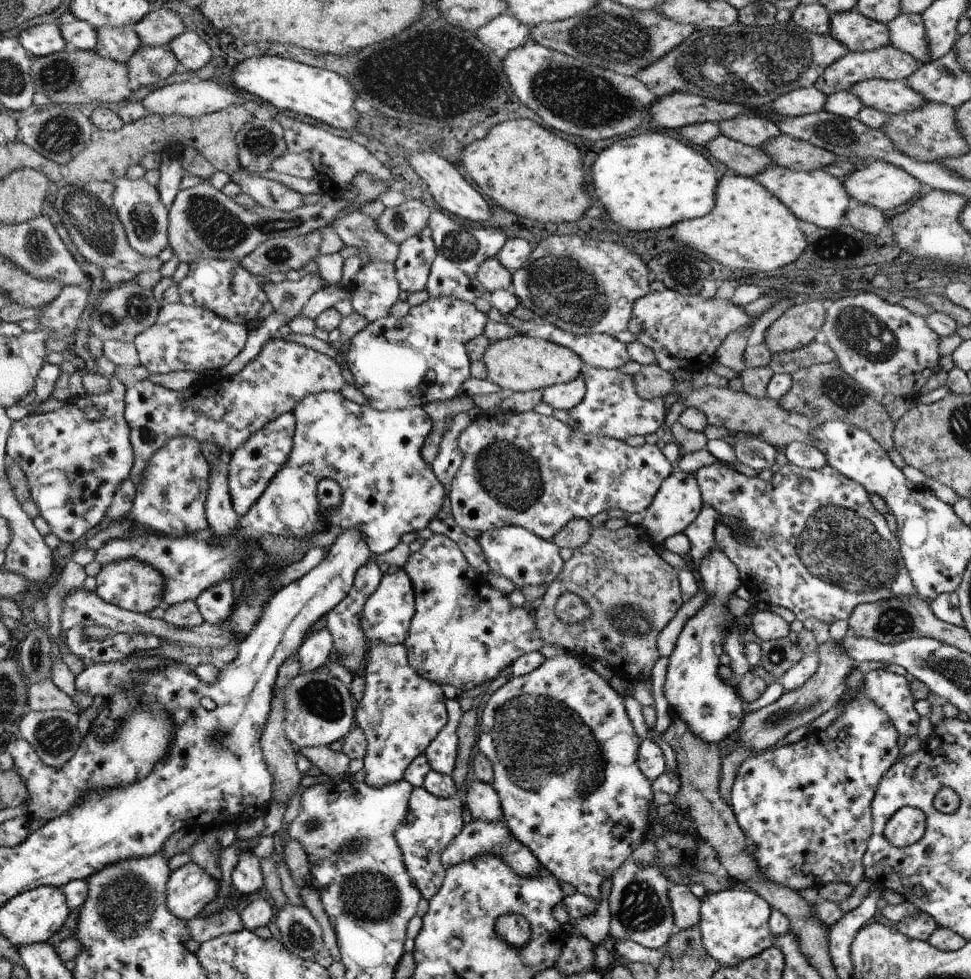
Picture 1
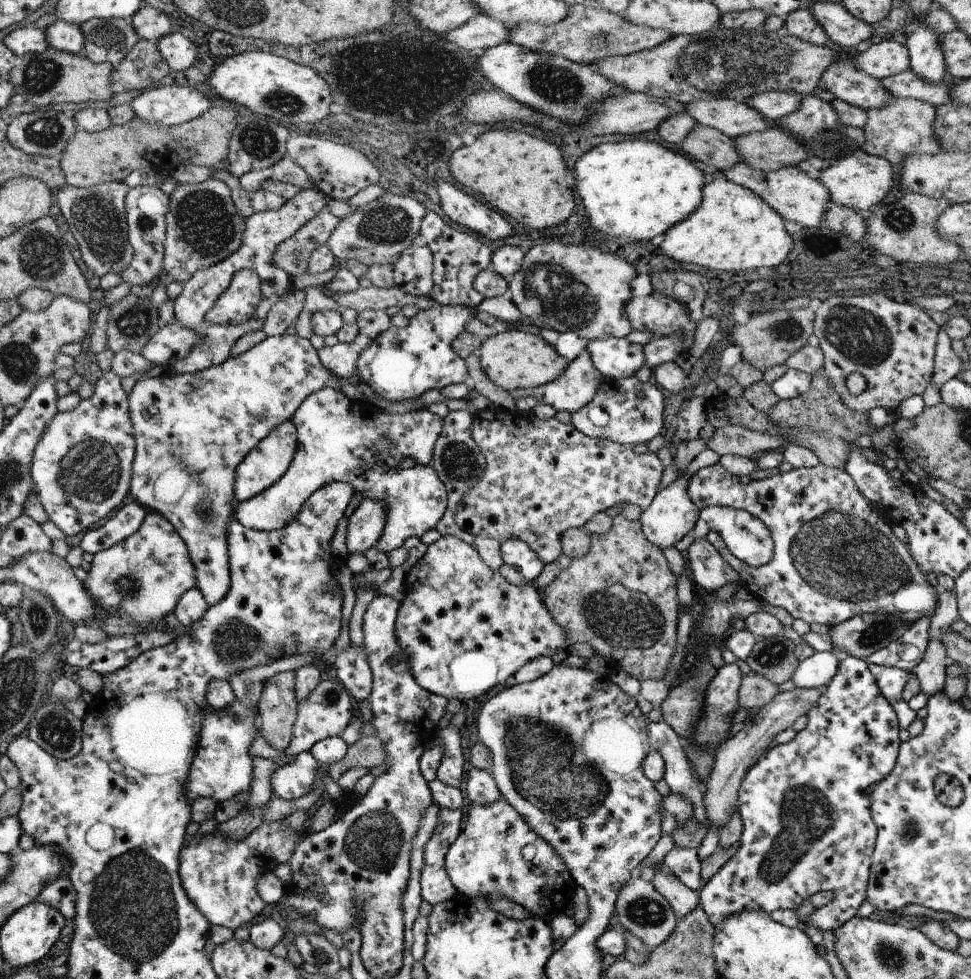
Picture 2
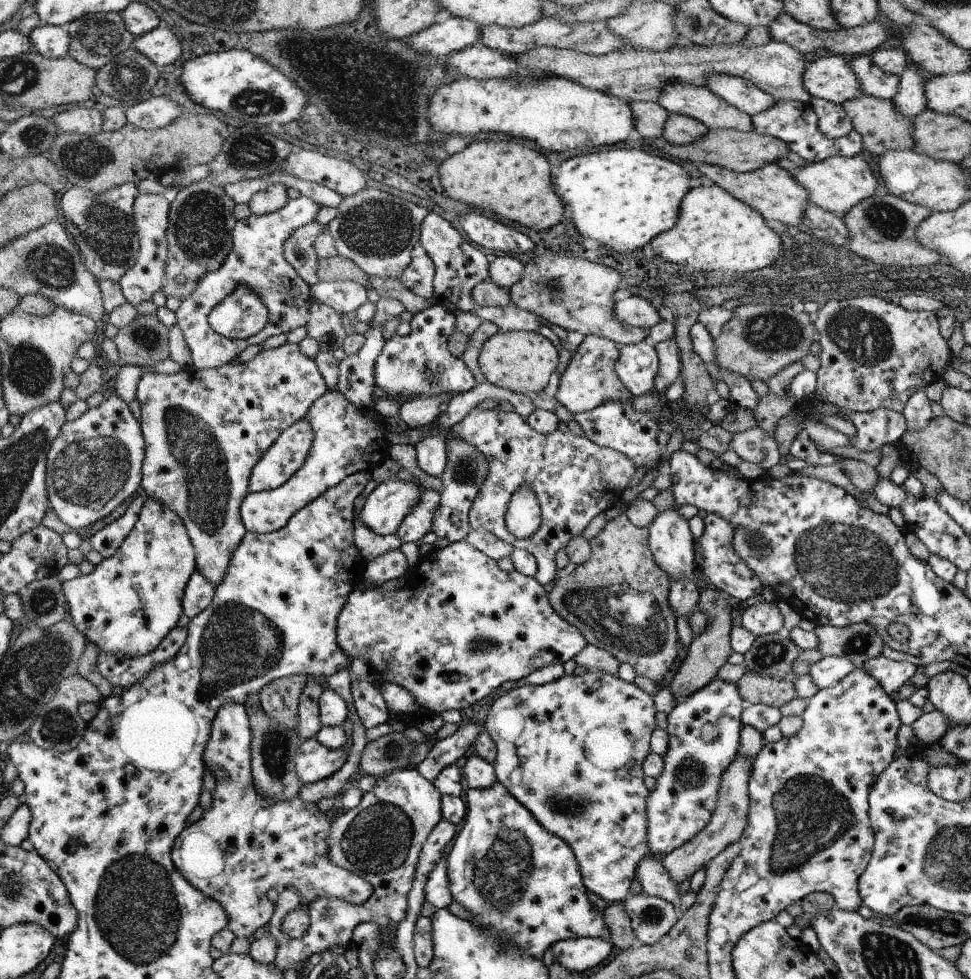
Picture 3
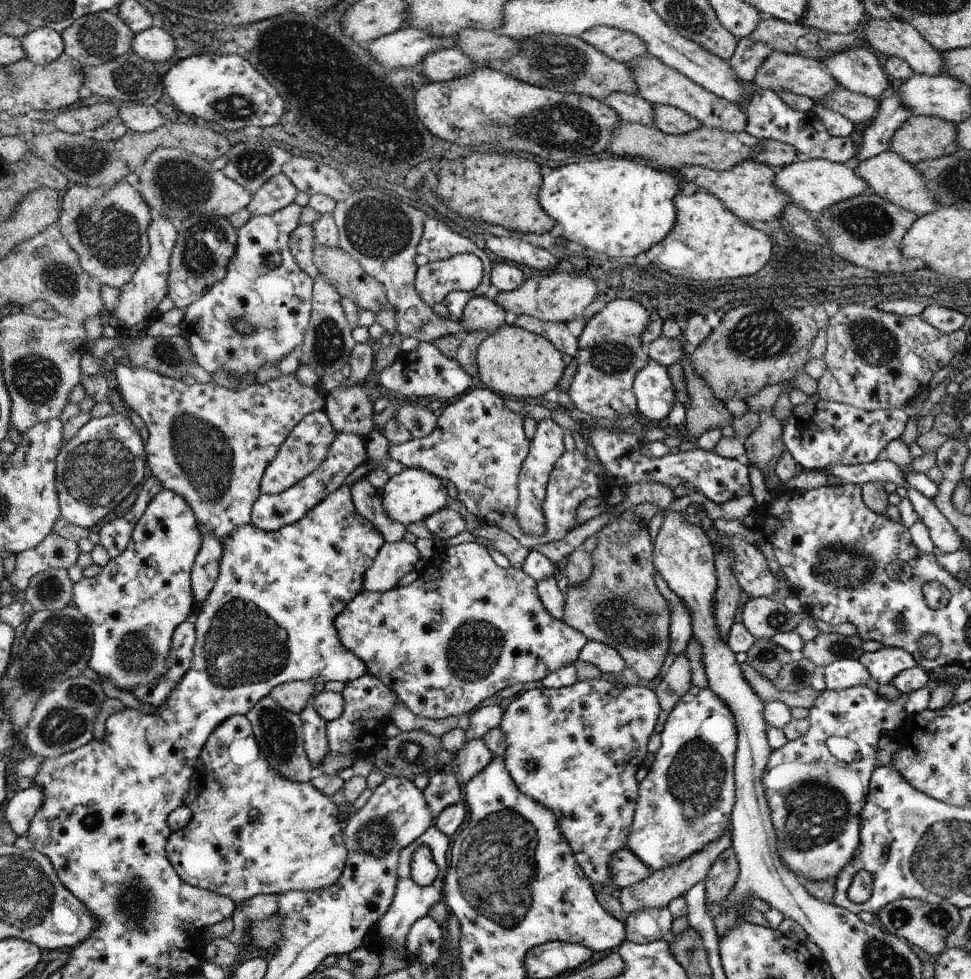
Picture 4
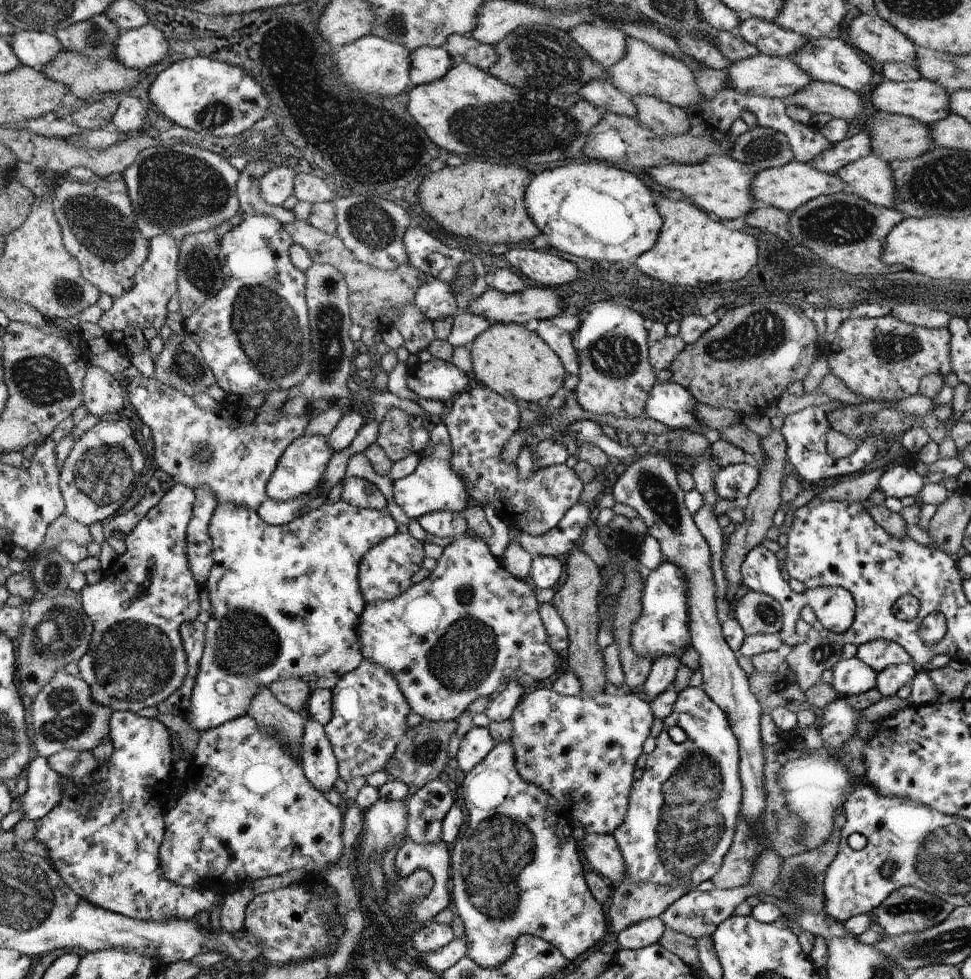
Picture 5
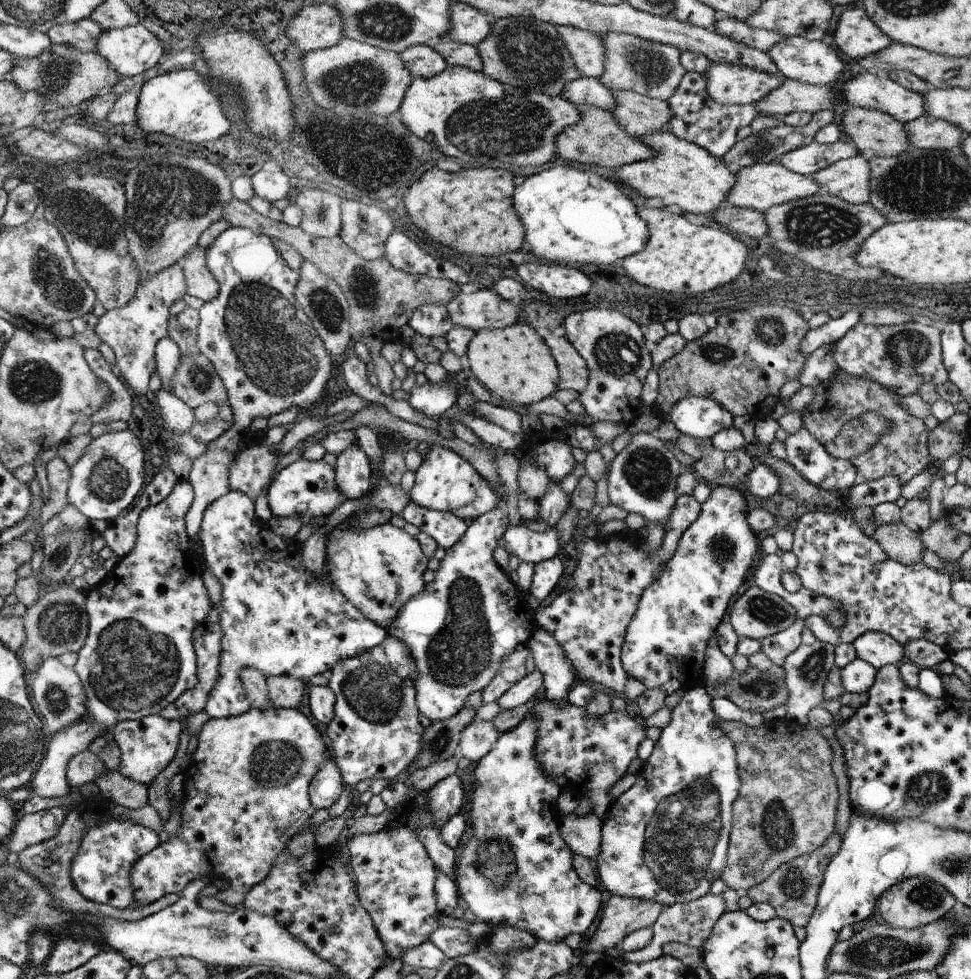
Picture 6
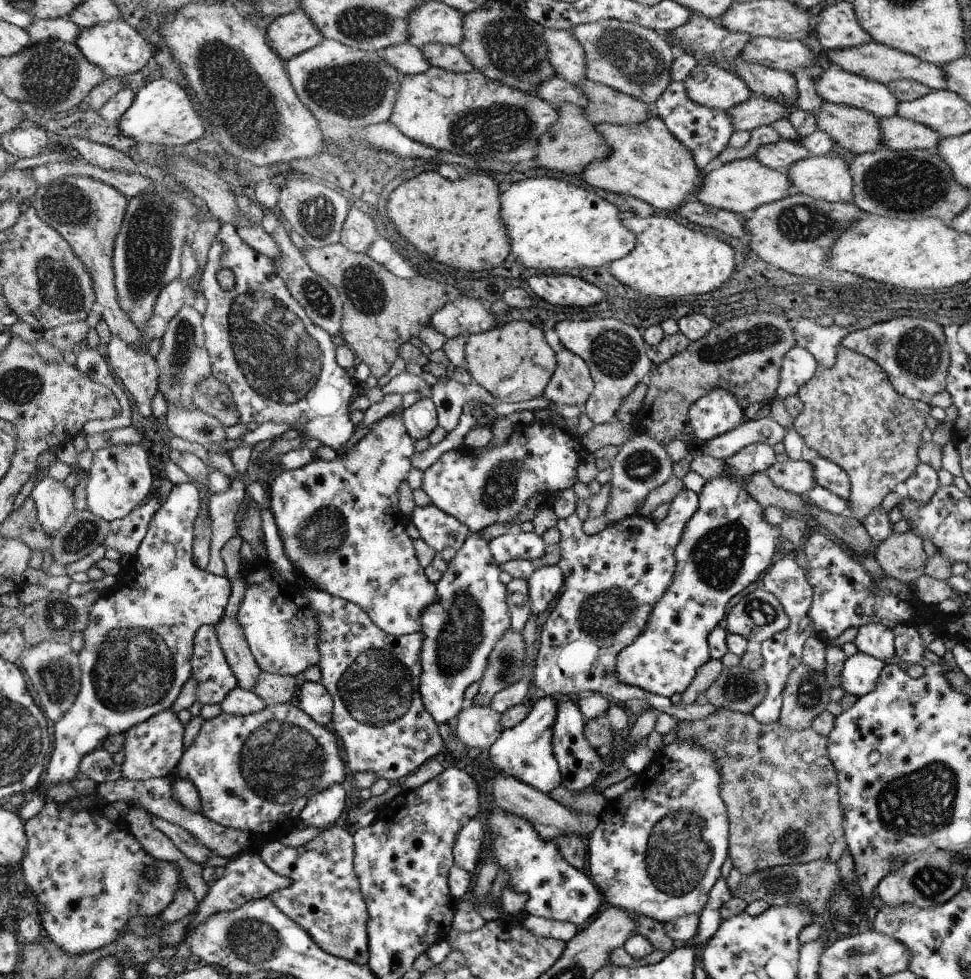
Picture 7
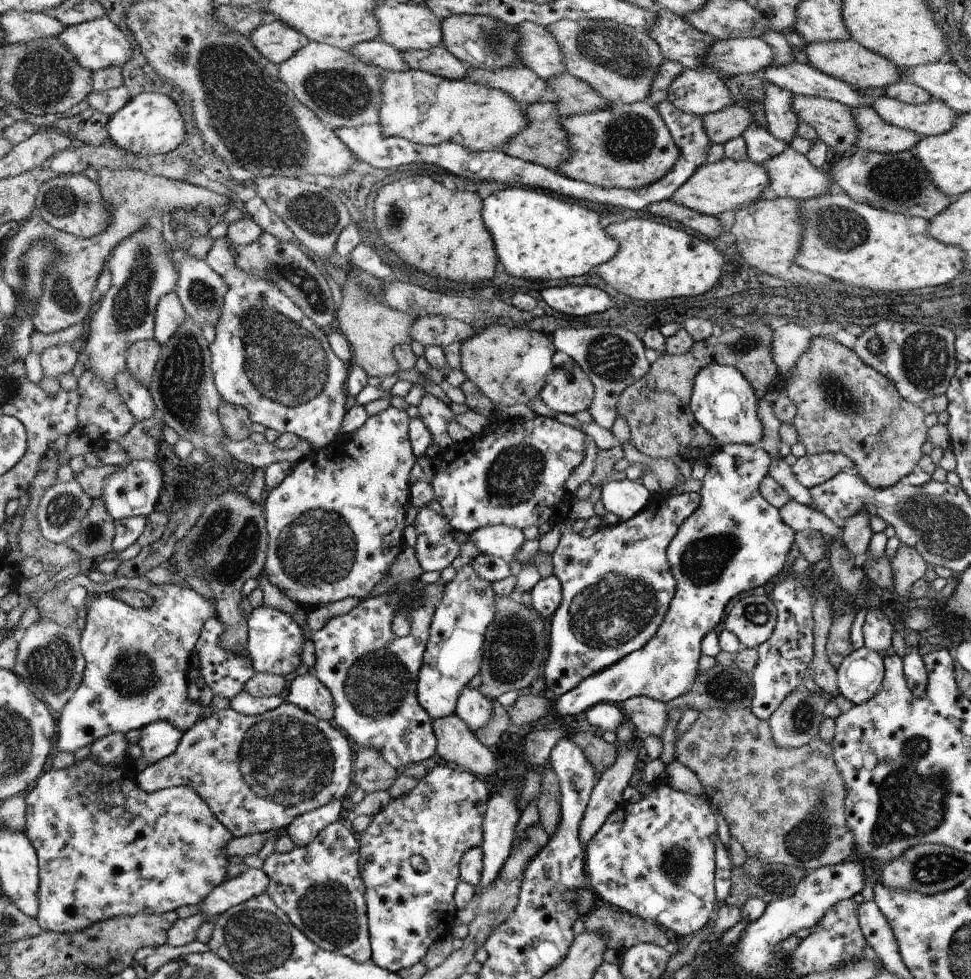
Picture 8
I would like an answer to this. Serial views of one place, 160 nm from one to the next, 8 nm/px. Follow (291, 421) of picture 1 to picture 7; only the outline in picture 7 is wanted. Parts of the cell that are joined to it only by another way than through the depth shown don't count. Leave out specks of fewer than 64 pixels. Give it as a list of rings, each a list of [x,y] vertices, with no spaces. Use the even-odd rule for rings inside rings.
[[[390,413],[388,416],[382,417],[382,419],[371,424],[369,432],[351,448],[348,458],[337,456],[328,461],[314,458],[314,460],[302,465],[300,468],[282,471],[282,474],[273,478],[273,481],[268,482],[266,485],[268,507],[273,514],[280,540],[282,540],[284,556],[293,564],[295,574],[300,574],[300,576],[311,580],[316,589],[329,592],[332,596],[343,598],[348,602],[363,607],[371,615],[372,622],[375,622],[376,626],[379,626],[383,631],[387,631],[389,635],[394,635],[394,637],[420,633],[423,629],[423,612],[437,597],[437,582],[432,582],[432,578],[428,578],[428,566],[426,568],[420,566],[416,558],[414,542],[408,538],[406,529],[402,526],[402,522],[398,520],[399,486],[402,485],[402,480],[406,480],[406,476],[411,472],[412,454],[414,454],[414,444],[412,444],[406,429],[406,424],[402,424],[401,415]]]

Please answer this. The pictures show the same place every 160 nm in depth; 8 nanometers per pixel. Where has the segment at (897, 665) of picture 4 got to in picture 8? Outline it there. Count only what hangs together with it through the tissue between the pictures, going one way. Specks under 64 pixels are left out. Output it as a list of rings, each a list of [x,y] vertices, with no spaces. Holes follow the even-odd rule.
[[[869,608],[864,622],[865,646],[876,652],[886,652],[892,647],[894,628],[880,608]]]

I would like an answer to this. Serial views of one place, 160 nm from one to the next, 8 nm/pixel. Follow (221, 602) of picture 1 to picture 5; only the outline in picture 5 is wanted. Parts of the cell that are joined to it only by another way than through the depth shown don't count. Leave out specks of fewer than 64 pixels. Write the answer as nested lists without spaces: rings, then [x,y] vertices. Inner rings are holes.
[[[130,372],[130,383],[128,392],[126,396],[130,398],[130,402],[132,406],[136,409],[136,412],[139,414],[139,417],[143,421],[143,424],[148,425],[152,433],[152,438],[155,444],[155,460],[160,466],[160,469],[164,470],[172,476],[173,481],[175,483],[182,483],[186,486],[189,486],[192,490],[199,489],[200,485],[208,485],[210,490],[213,490],[213,493],[217,496],[217,506],[220,503],[232,503],[236,506],[242,505],[248,509],[254,509],[258,511],[260,505],[263,504],[264,501],[267,500],[267,484],[268,481],[271,480],[272,476],[274,476],[274,472],[276,468],[278,468],[278,464],[280,460],[282,460],[283,454],[286,452],[288,448],[291,446],[291,442],[295,441],[298,437],[302,437],[304,434],[304,430],[310,420],[310,418],[304,414],[296,417],[281,417],[282,408],[276,410],[270,410],[268,412],[264,412],[261,410],[260,406],[251,406],[246,402],[239,402],[236,405],[229,405],[227,402],[222,402],[220,407],[220,412],[215,414],[214,412],[208,412],[205,410],[200,410],[198,406],[194,403],[194,398],[192,396],[185,395],[184,393],[176,390],[174,387],[165,385],[160,381],[154,379],[147,379],[143,376]]]

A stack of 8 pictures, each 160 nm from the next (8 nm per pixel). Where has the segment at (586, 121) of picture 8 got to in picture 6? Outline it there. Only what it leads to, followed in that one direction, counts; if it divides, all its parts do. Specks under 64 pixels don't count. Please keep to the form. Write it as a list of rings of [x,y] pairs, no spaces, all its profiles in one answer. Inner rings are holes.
[[[662,129],[657,133],[650,133],[638,137],[647,147],[653,150],[653,155],[648,160],[641,160],[627,165],[619,166],[615,170],[614,179],[622,185],[633,188],[646,199],[660,198],[665,208],[675,206],[677,211],[690,214],[712,214],[719,209],[720,203],[725,200],[732,185],[735,184],[735,174],[712,153],[699,147],[693,142],[678,138],[669,129]]]

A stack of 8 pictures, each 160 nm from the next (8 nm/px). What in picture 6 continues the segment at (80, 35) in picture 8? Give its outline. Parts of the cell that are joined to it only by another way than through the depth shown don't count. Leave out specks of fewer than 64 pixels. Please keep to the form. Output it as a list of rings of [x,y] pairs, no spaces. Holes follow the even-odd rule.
[[[128,25],[104,31],[94,52],[102,55],[120,76],[135,77],[158,62],[162,44],[144,26]]]

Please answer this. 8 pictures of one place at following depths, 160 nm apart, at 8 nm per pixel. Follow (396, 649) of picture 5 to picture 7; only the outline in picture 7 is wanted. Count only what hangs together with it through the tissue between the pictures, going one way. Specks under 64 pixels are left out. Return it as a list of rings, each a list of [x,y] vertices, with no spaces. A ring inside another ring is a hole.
[[[471,533],[448,563],[447,570],[436,583],[436,600],[423,612],[422,685],[420,695],[427,712],[437,724],[452,723],[467,703],[465,693],[468,686],[480,682],[488,666],[488,656],[494,644],[511,626],[511,616],[507,605],[507,588],[498,579],[501,570],[494,560],[488,541]]]

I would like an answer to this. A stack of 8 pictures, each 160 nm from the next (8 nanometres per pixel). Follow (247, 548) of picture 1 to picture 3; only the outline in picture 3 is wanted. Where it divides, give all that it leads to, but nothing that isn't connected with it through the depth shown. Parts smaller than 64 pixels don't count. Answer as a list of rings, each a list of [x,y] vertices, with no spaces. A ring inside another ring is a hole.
[[[328,389],[311,406],[307,419],[315,431],[315,440],[306,462],[282,486],[271,491],[248,493],[242,504],[242,519],[247,532],[266,534],[282,529],[294,514],[338,485],[344,477],[350,477],[362,469],[372,470],[390,457],[392,442],[403,442],[402,435],[388,431],[383,418],[380,422],[375,413],[360,414],[348,398],[332,389]],[[441,430],[441,431],[432,431],[429,437],[422,439],[419,441],[414,447],[416,450],[416,459],[419,468],[425,471],[427,474],[432,476],[442,476],[445,471],[446,462],[447,462],[447,438],[448,438],[448,431]],[[404,470],[403,473],[399,473],[398,479],[403,481],[414,481],[421,488],[421,493],[423,497],[420,499],[419,505],[415,506],[410,514],[403,520],[403,524],[399,526],[396,531],[404,543],[407,542],[418,542],[422,536],[426,536],[432,528],[432,518],[434,518],[434,513],[440,504],[441,495],[438,492],[434,492],[429,488],[424,488],[418,480]],[[149,498],[141,508],[138,522],[116,554],[102,559],[91,574],[63,581],[68,618],[72,618],[72,622],[87,635],[88,642],[100,648],[100,654],[128,658],[150,654],[176,628],[176,622],[183,614],[185,590],[196,569],[195,550],[182,519],[169,506]]]

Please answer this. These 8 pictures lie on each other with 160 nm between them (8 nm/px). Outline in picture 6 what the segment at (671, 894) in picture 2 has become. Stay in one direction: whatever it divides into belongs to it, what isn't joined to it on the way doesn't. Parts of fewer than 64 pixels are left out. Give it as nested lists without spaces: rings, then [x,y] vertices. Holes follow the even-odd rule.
[[[592,810],[585,815],[558,812],[556,822],[568,848],[594,862],[601,847],[601,818]]]

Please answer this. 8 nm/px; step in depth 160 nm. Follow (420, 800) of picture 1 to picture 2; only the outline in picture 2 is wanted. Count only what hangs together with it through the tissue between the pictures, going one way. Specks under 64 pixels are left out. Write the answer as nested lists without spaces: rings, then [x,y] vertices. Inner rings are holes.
[[[439,807],[439,821],[432,838],[427,842],[426,862],[421,872],[423,897],[432,905],[443,903],[458,892],[446,872],[445,856],[460,836],[464,818],[462,807],[455,811]]]

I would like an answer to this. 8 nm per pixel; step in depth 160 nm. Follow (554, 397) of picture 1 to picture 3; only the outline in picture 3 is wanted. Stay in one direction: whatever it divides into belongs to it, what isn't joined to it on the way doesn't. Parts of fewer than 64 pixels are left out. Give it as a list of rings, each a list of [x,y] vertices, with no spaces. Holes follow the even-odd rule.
[[[587,334],[579,344],[568,367],[562,373],[562,379],[555,395],[556,400],[564,408],[570,410],[573,415],[588,412],[608,401],[635,400],[633,394],[622,384],[615,371],[620,348],[622,346],[618,345],[617,342],[610,341],[609,338]]]

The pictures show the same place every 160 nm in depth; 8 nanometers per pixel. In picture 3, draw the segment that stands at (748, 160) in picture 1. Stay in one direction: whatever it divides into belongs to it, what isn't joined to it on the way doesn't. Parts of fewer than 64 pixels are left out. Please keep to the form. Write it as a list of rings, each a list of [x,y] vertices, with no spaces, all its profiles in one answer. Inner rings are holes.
[[[669,113],[663,126],[663,137],[673,145],[687,145],[704,138],[709,129],[695,118]]]

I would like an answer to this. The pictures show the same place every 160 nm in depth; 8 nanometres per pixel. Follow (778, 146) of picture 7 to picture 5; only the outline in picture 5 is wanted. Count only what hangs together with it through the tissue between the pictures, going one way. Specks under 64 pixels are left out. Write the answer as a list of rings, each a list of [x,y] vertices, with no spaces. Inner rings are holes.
[[[865,128],[851,138],[830,145],[817,154],[809,163],[823,173],[836,174],[849,162],[864,158],[872,153],[871,138]]]

